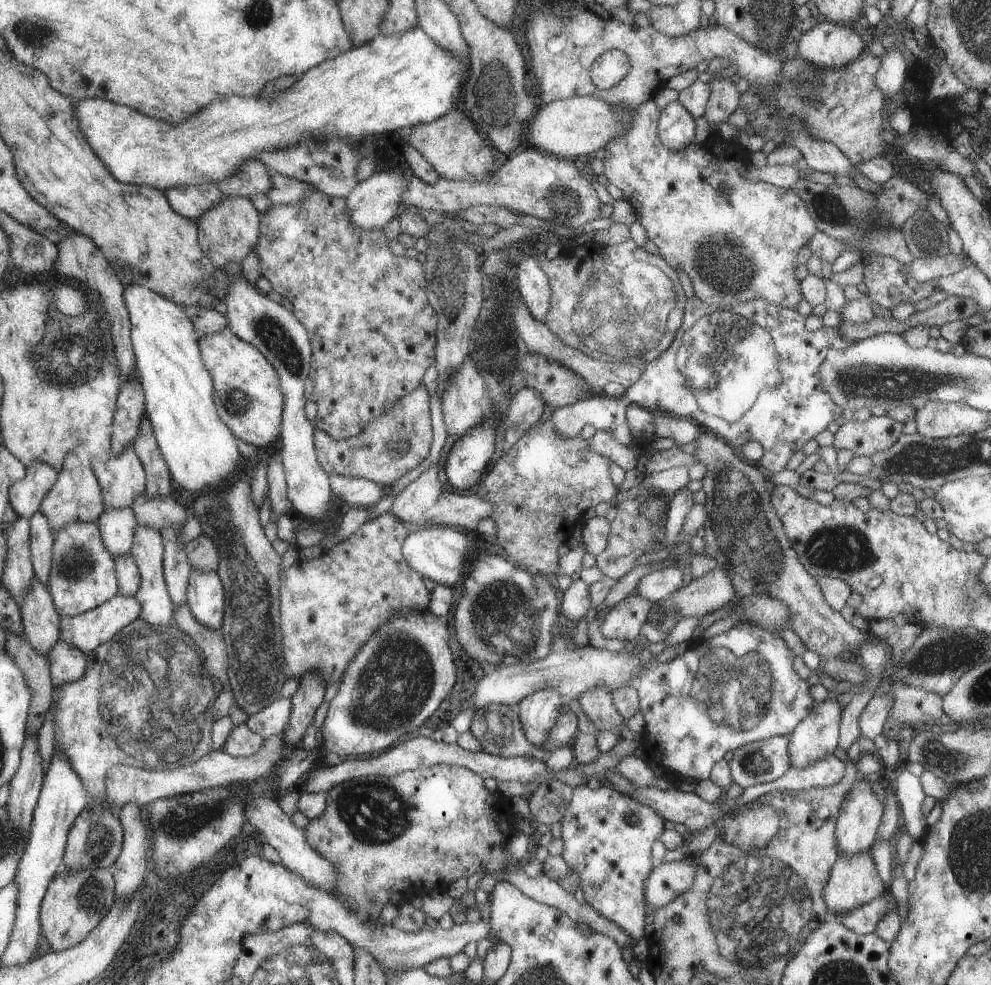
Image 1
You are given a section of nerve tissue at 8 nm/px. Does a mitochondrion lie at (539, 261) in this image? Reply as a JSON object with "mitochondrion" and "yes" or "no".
{"mitochondrion":"no"}

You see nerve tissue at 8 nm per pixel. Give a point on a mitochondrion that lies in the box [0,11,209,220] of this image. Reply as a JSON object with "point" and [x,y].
{"point":[32,32]}

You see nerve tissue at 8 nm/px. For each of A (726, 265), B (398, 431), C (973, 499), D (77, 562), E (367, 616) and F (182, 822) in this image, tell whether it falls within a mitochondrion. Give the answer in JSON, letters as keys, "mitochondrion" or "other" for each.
{"A":"mitochondrion","B":"mitochondrion","C":"other","D":"mitochondrion","E":"mitochondrion","F":"mitochondrion"}

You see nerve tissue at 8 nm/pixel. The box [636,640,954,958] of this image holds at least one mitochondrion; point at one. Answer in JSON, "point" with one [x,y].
{"point":[754,761]}

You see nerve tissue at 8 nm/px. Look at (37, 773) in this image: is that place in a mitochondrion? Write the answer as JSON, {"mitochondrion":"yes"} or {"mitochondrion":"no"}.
{"mitochondrion":"no"}

